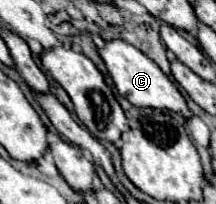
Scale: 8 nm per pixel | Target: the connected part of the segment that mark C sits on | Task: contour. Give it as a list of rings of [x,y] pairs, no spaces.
[[[112,40],[106,42],[100,48],[100,56],[106,62],[106,68],[118,88],[118,92],[136,108],[156,108],[156,110],[170,110],[176,112],[184,118],[192,116],[192,110],[188,108],[184,96],[180,94],[180,90],[176,88],[176,84],[156,66],[156,62],[152,62],[144,52],[136,50],[132,44],[122,42],[122,40]]]

